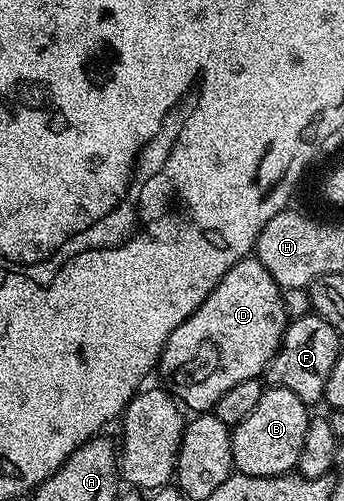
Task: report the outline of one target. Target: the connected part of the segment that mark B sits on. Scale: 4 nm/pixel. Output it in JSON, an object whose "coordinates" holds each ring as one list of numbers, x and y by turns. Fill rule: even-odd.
{"coordinates":[[267,388,260,395,260,403,256,403,252,415,248,415,244,423,233,426,230,438,235,470,253,477,280,477,291,472,300,459,310,418,308,406,292,395,292,391]]}

